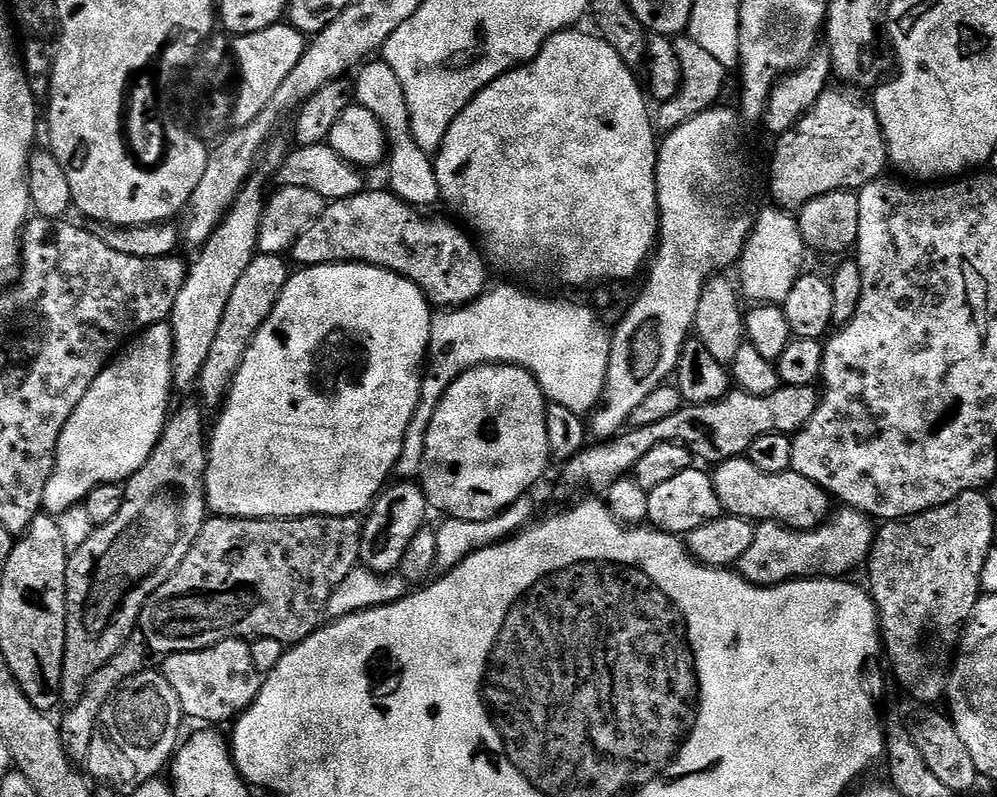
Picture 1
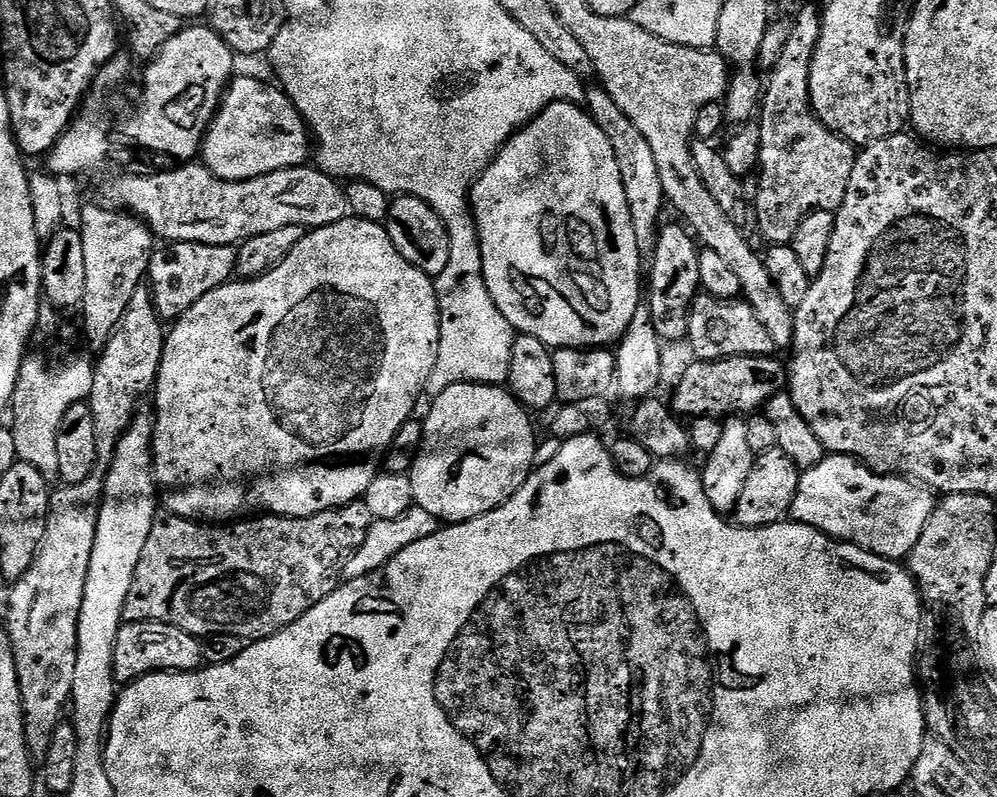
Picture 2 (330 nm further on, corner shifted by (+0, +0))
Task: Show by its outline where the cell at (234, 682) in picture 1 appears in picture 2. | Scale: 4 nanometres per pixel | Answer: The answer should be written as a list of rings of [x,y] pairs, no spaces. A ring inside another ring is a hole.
[[[134,620],[126,622],[118,630],[118,642],[114,646],[114,674],[120,686],[132,684],[139,676],[152,672],[195,672],[205,663],[204,646],[201,637],[186,634],[173,624],[163,624],[160,620]]]

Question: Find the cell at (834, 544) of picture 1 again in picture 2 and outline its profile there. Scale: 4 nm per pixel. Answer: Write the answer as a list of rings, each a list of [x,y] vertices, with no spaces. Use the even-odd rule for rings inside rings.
[[[828,454],[818,466],[801,471],[790,516],[795,523],[825,532],[845,544],[856,544],[887,560],[904,562],[918,546],[936,502],[933,489],[907,476],[872,472],[853,456]]]

